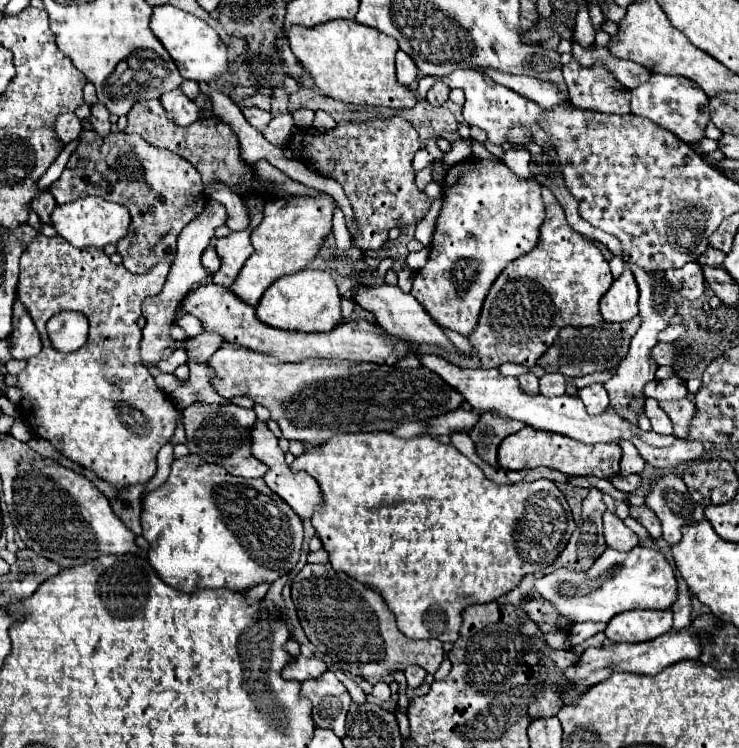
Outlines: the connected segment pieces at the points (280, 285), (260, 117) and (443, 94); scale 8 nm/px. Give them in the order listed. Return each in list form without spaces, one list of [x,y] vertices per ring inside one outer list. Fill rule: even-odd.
[[[303,269],[295,275],[285,275],[277,279],[261,297],[255,307],[255,315],[259,321],[277,327],[291,329],[303,333],[325,333],[341,323],[341,297],[337,293],[337,285],[327,271]]]
[[[257,107],[243,109],[243,113],[245,113],[245,119],[247,119],[257,131],[263,131],[263,129],[269,125],[269,121],[271,121],[271,113],[261,111],[261,109],[257,109]]]
[[[435,83],[431,89],[429,89],[429,93],[427,93],[427,101],[433,105],[433,107],[439,107],[439,105],[443,105],[447,99],[449,99],[449,87],[445,85],[445,83]]]

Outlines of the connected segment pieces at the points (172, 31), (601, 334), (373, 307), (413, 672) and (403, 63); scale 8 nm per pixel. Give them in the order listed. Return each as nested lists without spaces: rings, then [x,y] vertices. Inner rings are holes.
[[[159,5],[153,7],[153,15],[151,15],[151,31],[155,37],[161,39],[163,47],[169,51],[171,59],[175,61],[179,73],[185,79],[191,81],[211,81],[215,77],[219,77],[221,73],[225,73],[229,69],[227,63],[227,47],[221,43],[217,31],[207,25],[203,19],[185,13],[173,5]]]
[[[635,317],[627,323],[607,323],[603,321],[597,327],[565,327],[553,345],[537,359],[537,365],[545,369],[545,373],[561,373],[565,377],[583,377],[589,373],[605,371],[617,367],[621,359],[627,355],[627,345],[631,337],[641,327],[641,319]]]
[[[357,285],[353,289],[353,299],[359,307],[373,313],[377,317],[377,323],[391,335],[409,341],[413,345],[437,345],[443,349],[453,349],[453,343],[445,337],[441,327],[427,315],[427,311],[409,295],[403,293],[399,287],[393,285]]]
[[[411,665],[405,669],[405,677],[407,677],[407,687],[409,689],[417,689],[421,687],[421,683],[425,681],[425,669],[423,667],[417,667],[417,665]]]
[[[397,51],[397,79],[401,85],[411,85],[417,77],[417,67],[413,63],[413,59],[403,53],[403,51]]]

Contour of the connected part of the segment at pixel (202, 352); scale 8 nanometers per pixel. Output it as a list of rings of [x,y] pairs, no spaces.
[[[201,333],[197,337],[189,337],[183,343],[183,349],[187,351],[187,361],[205,363],[223,343],[223,337],[217,333]]]

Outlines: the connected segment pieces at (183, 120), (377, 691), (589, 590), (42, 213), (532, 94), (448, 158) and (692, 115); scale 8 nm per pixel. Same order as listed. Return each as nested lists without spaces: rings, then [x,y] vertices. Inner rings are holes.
[[[173,89],[169,93],[163,93],[159,101],[161,101],[167,117],[173,123],[177,123],[179,127],[187,127],[199,119],[199,107],[189,97],[185,97],[181,89]]]
[[[377,681],[371,689],[371,695],[377,697],[379,701],[389,701],[391,699],[391,691],[389,691],[389,683],[387,681]]]
[[[637,545],[635,549],[627,551],[627,553],[619,553],[613,549],[605,549],[605,553],[595,561],[595,567],[591,567],[585,573],[575,573],[575,571],[567,571],[567,569],[557,569],[541,579],[535,581],[535,589],[553,603],[553,607],[567,617],[571,623],[579,623],[579,621],[611,621],[617,613],[629,611],[629,609],[671,609],[671,605],[677,599],[677,581],[675,581],[675,573],[673,567],[667,563],[667,559],[651,547],[641,547]]]
[[[43,191],[43,193],[39,193],[35,199],[33,199],[33,203],[31,203],[31,207],[33,207],[33,211],[39,215],[39,219],[41,219],[41,223],[45,223],[45,225],[51,225],[51,211],[55,209],[55,199],[53,199],[53,195],[49,193],[49,191]]]
[[[481,71],[483,75],[491,77],[499,85],[507,85],[511,91],[531,99],[533,103],[539,103],[541,107],[555,107],[555,105],[565,105],[567,101],[563,99],[561,91],[553,83],[545,83],[533,77],[523,77],[523,75],[511,75],[511,73],[501,73],[501,71]]]
[[[459,139],[459,141],[455,141],[455,143],[451,145],[451,151],[445,153],[443,167],[449,169],[449,167],[453,167],[455,163],[461,163],[461,161],[465,161],[465,159],[469,159],[469,157],[471,157],[471,145],[469,145],[465,139]]]
[[[651,75],[647,83],[631,91],[631,113],[647,117],[657,125],[673,131],[685,143],[695,143],[703,137],[703,129],[709,123],[709,97],[691,79]]]

